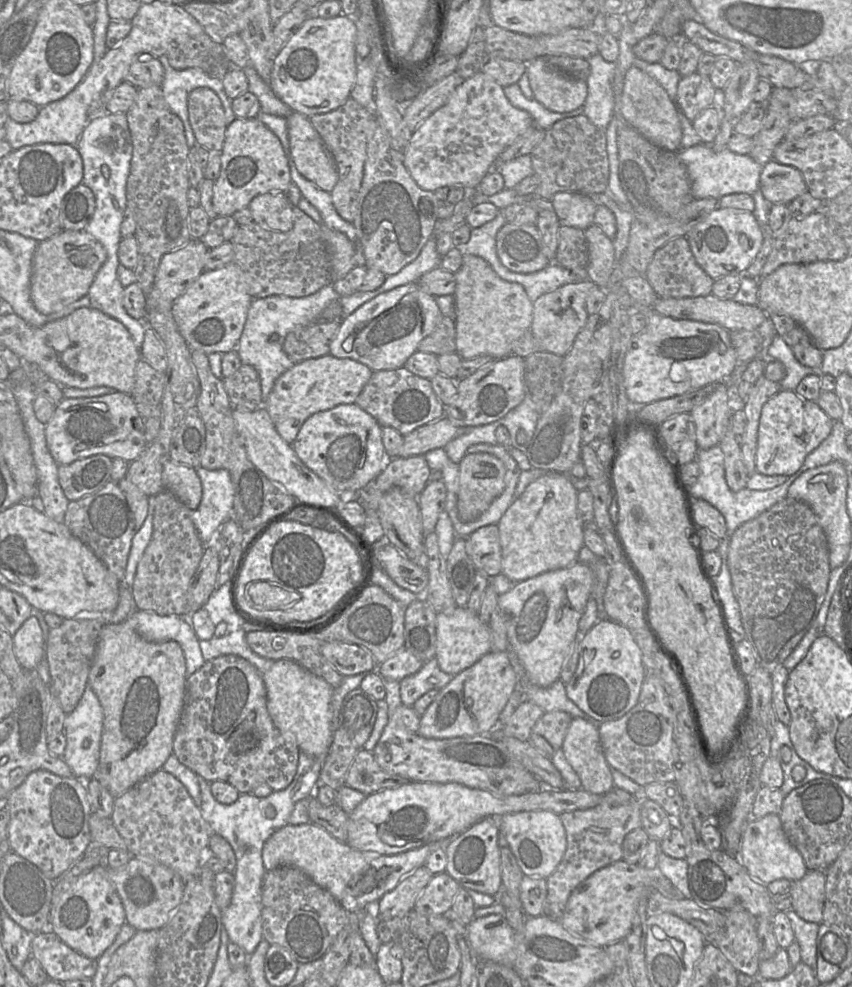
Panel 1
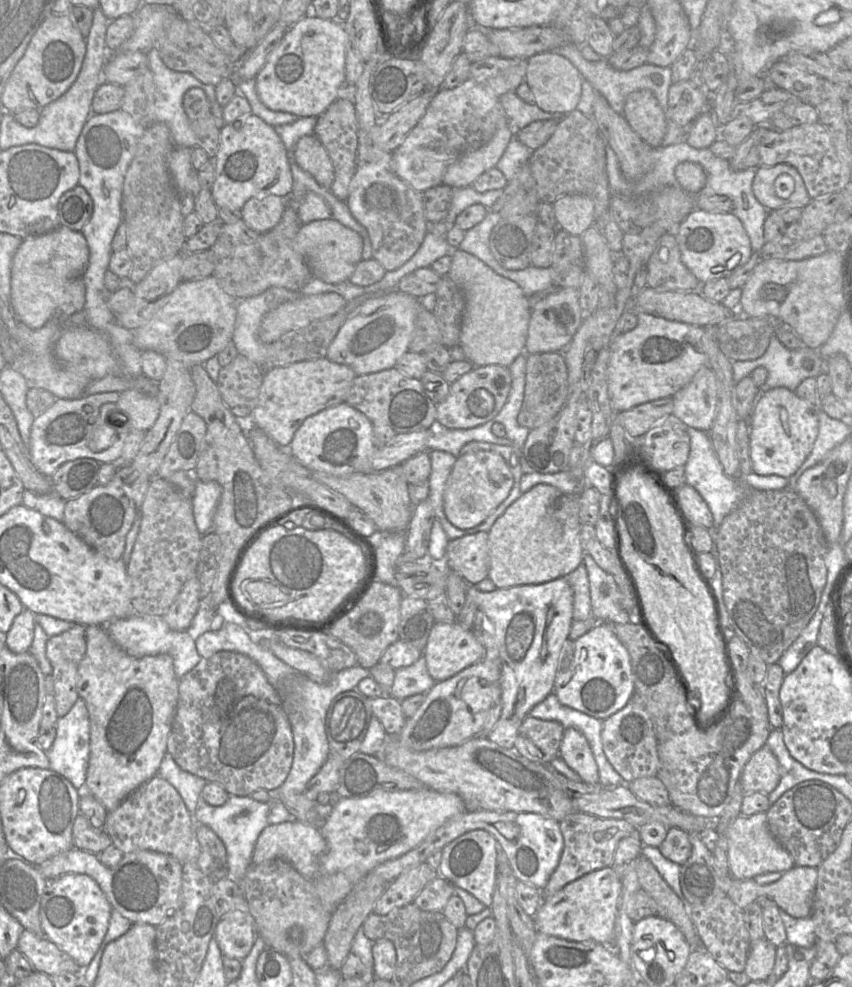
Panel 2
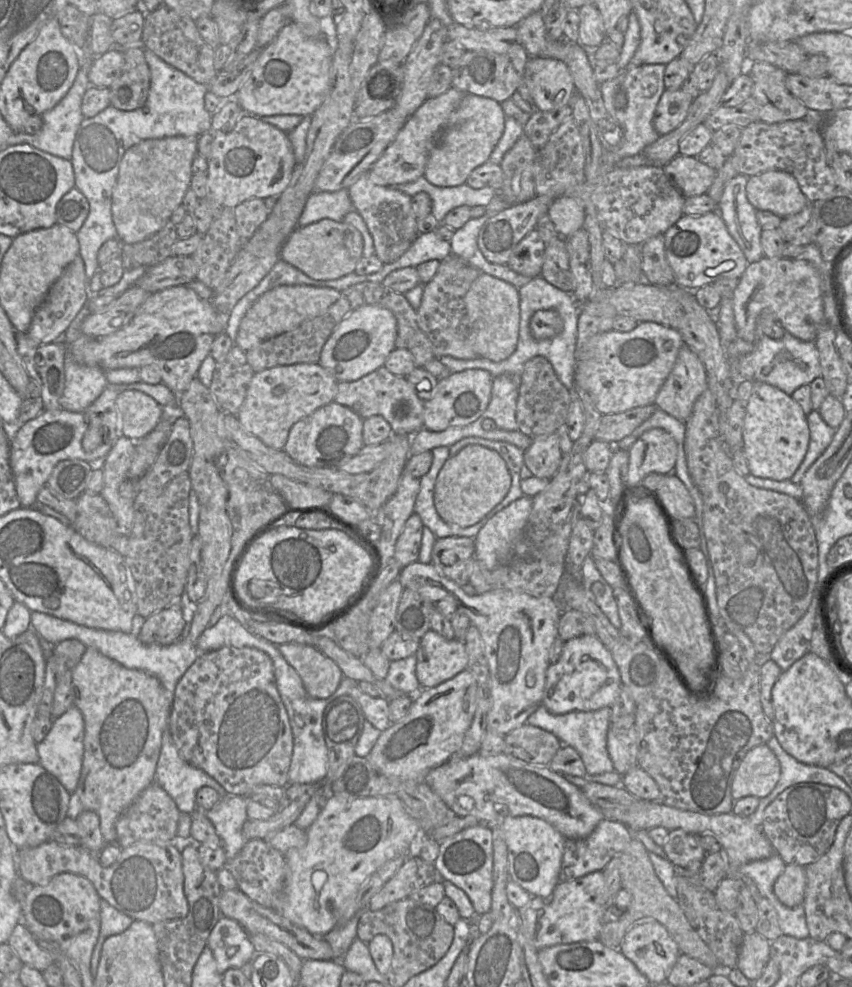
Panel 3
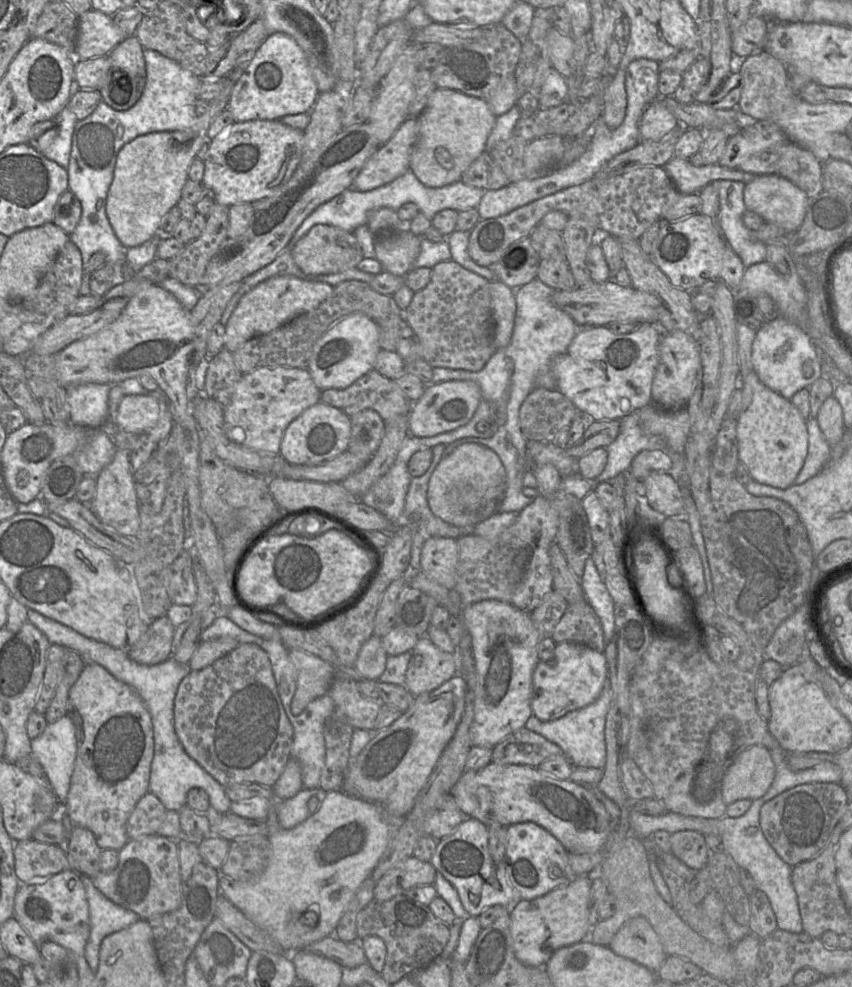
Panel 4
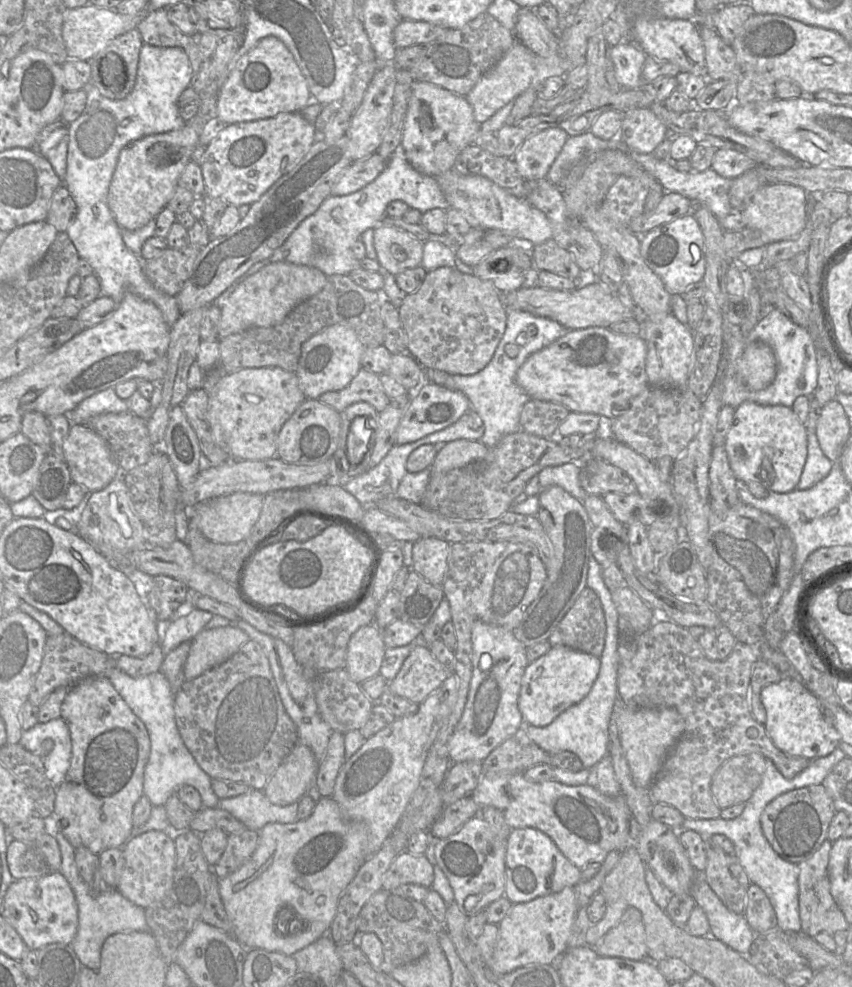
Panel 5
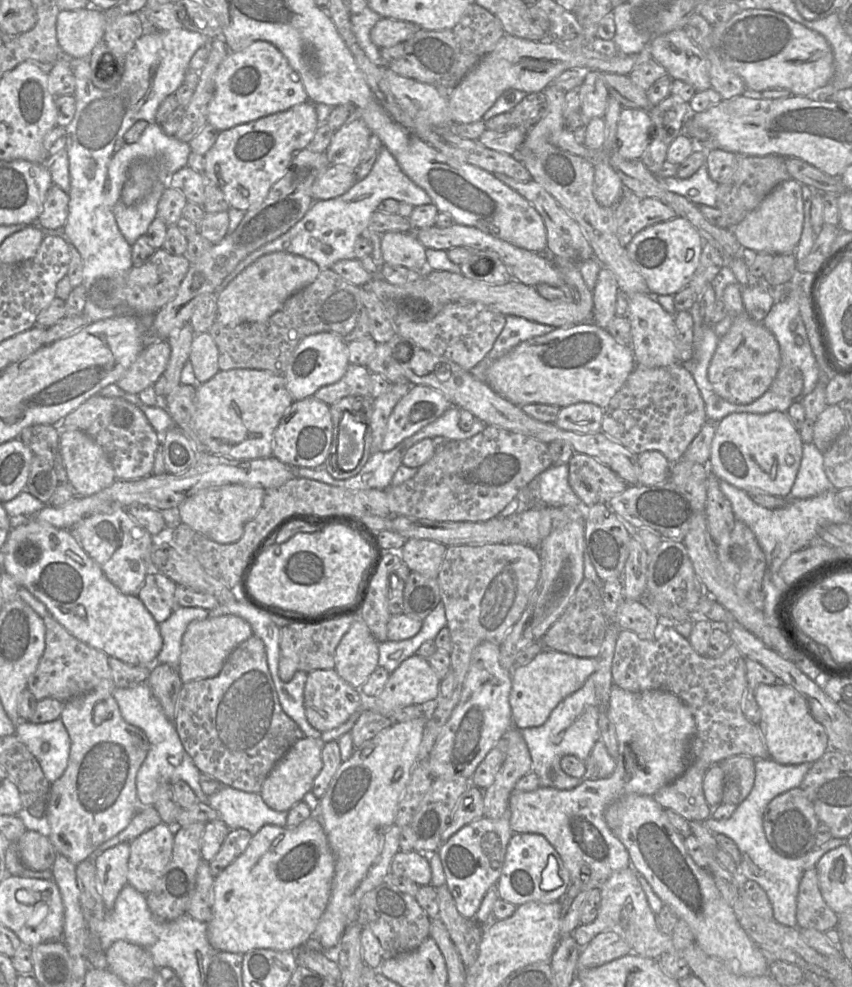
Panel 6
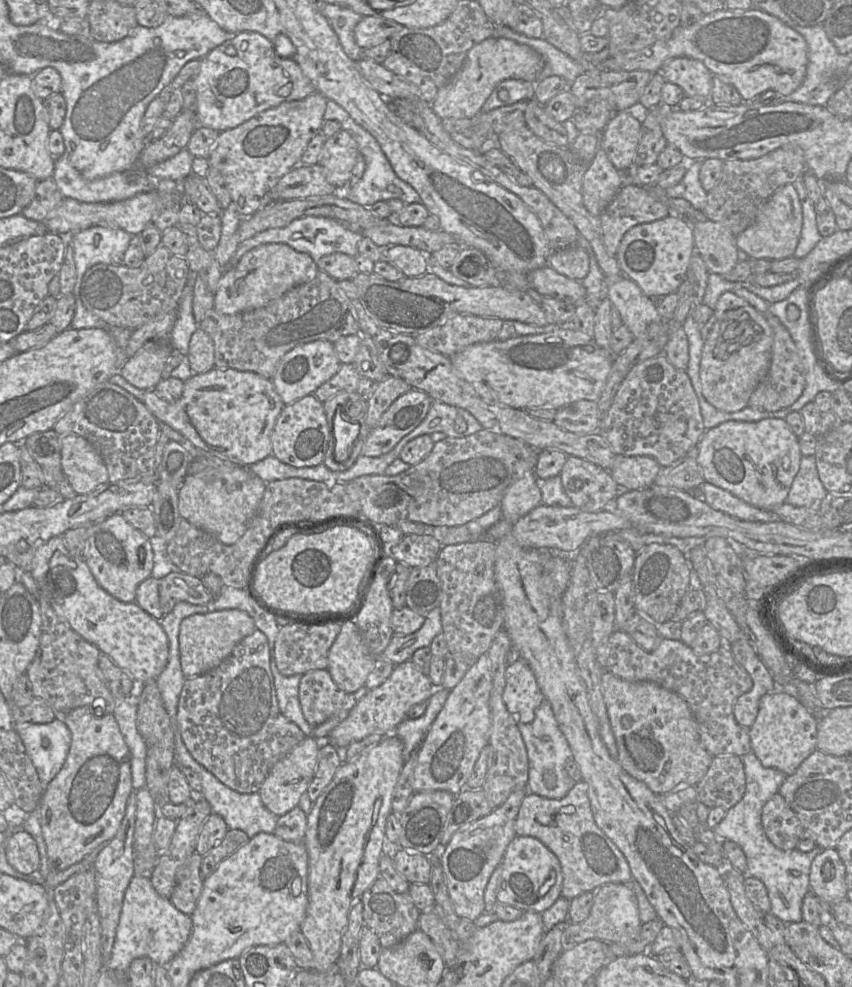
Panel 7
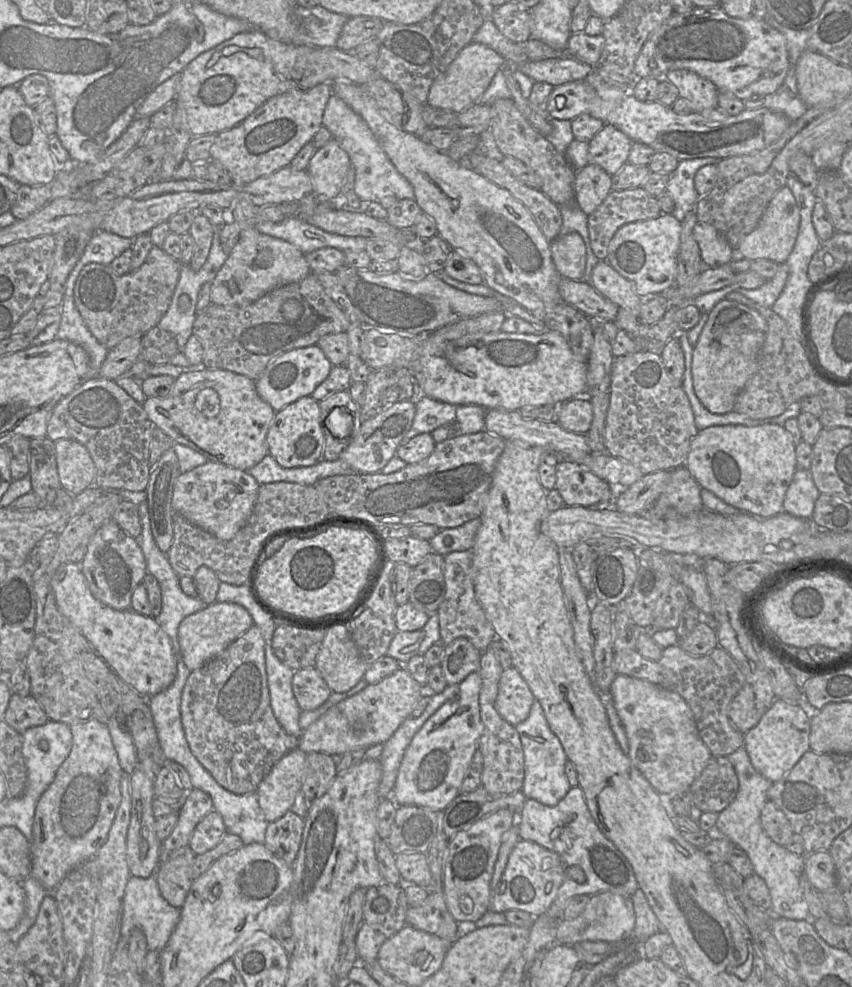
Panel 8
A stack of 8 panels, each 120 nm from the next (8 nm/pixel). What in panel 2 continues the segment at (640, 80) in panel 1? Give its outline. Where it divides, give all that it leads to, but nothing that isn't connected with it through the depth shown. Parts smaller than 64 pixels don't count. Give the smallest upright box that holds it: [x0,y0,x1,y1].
[624,90,667,148]

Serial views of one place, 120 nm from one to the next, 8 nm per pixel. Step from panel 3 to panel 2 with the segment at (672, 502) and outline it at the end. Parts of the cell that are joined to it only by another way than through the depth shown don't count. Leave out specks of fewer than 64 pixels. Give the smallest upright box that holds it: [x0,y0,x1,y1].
[671,484,714,530]

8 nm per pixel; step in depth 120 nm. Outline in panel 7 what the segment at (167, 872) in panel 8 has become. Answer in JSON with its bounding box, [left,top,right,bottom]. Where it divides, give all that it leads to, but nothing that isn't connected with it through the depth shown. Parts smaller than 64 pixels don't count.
[170,851,203,916]

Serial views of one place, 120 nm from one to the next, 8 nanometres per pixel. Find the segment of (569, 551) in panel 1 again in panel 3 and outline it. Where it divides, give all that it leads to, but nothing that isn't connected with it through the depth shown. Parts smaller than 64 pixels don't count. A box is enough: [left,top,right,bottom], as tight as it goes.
[475,495,532,569]

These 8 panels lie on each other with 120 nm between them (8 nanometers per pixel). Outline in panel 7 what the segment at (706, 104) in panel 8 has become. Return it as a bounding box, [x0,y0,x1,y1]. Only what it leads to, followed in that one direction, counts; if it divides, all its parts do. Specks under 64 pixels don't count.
[660,57,714,100]

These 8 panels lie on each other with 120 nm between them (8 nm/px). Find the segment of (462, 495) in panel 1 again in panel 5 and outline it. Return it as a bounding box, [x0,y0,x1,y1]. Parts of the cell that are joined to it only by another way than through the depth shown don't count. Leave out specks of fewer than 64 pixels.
[431,439,489,473]

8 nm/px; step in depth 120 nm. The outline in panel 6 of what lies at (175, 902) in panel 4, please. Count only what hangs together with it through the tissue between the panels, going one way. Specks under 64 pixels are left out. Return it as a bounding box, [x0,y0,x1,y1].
[127,822,174,894]

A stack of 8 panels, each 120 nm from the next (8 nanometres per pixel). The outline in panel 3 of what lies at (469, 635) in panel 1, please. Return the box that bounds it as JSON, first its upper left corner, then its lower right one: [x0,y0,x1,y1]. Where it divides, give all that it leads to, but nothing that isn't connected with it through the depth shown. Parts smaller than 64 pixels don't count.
[416,629,468,689]

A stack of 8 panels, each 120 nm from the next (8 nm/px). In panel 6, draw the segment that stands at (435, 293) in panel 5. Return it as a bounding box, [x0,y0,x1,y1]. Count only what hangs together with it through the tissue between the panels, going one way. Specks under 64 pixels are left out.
[394,302,506,371]

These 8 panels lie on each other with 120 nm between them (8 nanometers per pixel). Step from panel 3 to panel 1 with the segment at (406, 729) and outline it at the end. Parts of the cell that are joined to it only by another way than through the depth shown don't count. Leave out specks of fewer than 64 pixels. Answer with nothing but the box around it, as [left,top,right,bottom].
[418,652,519,739]

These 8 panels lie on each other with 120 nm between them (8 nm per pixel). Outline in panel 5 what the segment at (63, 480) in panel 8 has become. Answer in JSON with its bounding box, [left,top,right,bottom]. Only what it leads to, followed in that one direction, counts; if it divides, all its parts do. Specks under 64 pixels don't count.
[63,424,121,492]

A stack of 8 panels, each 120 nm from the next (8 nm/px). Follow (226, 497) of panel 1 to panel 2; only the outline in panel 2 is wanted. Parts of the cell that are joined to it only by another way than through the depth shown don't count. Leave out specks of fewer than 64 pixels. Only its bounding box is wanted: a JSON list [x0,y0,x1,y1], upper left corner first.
[186,470,222,535]

